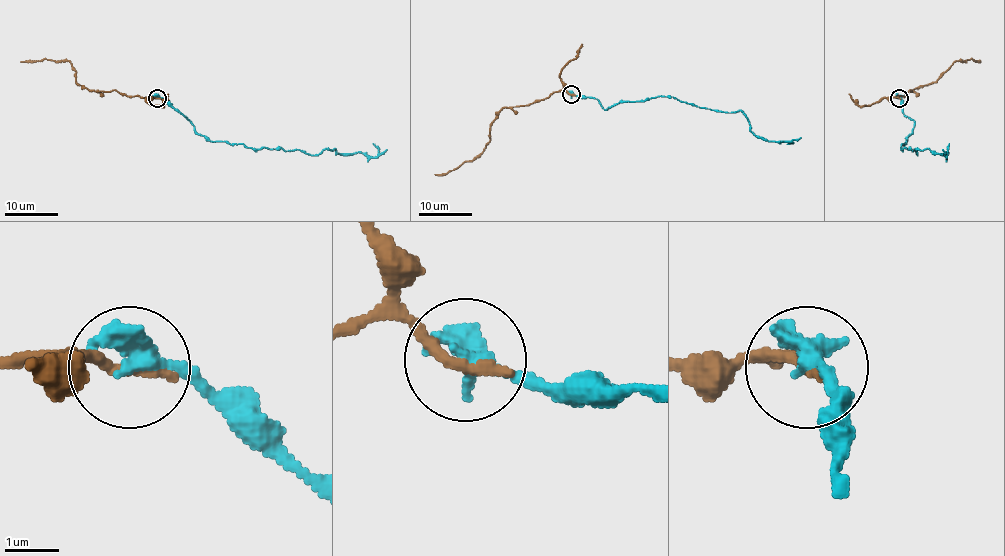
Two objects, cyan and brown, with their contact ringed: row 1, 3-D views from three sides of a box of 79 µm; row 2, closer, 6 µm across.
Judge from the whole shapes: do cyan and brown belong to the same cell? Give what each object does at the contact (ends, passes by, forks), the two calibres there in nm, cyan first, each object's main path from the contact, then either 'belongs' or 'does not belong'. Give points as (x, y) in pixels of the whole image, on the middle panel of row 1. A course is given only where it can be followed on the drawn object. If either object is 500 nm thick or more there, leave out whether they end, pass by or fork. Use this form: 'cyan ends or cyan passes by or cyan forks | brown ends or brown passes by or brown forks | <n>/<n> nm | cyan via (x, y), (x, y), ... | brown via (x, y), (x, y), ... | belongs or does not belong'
cyan ends | brown ends | 440/260 nm | cyan via (571, 93), (595, 97), (604, 110), (670, 96), (723, 112), (741, 111), (757, 136), (792, 143), (786, 144) | brown via (571, 93), (559, 89), (543, 100), (504, 107), (490, 131), (490, 142), (483, 151), (445, 174), (435, 174) | belongs

